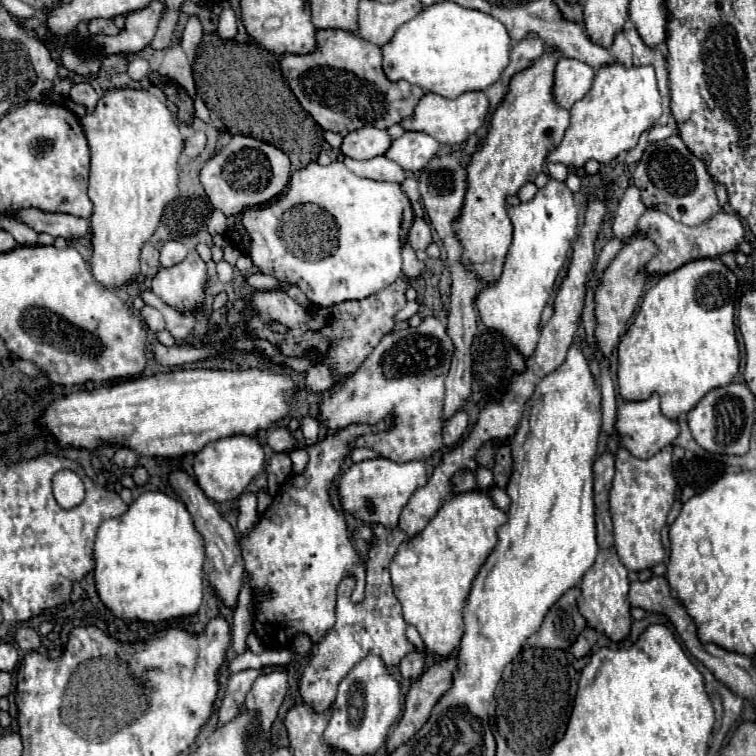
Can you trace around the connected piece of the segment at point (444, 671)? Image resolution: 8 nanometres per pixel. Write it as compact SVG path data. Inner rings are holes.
M447 658L441 662L431 664L419 680L415 680L409 688L409 694L405 698L405 710L397 726L387 738L387 752L397 750L401 744L405 744L417 730L423 728L423 724L429 720L431 710L435 702L451 688L453 672L457 670L457 658Z

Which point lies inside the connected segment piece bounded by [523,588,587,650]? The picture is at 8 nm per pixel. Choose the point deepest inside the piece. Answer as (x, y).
(563, 623)

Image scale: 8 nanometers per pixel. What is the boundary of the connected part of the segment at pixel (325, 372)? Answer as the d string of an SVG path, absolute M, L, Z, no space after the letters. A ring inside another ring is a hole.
M315 364L307 370L307 386L313 392L325 392L333 386L333 368L327 364Z

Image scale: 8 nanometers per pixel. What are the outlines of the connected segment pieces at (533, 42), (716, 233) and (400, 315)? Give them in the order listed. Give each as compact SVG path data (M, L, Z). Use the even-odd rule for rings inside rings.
M527 34L523 40L515 42L513 50L511 50L511 62L507 66L507 70L503 72L503 84L509 86L511 74L527 68L537 56L541 56L545 52L545 44L537 34Z
M649 208L649 210L641 216L641 220L639 220L639 224L637 224L637 232L643 234L643 236L649 236L649 238L655 240L655 244L659 246L659 254L645 266L645 270L647 270L649 276L673 272L673 270L681 268L683 264L687 264L687 262L691 262L691 260L715 258L715 256L721 256L721 254L725 254L725 252L737 252L739 244L747 240L745 226L741 224L741 220L739 220L737 216L731 216L731 214L725 214L725 212L715 214L715 218L711 218L711 220L705 222L705 224L685 226L685 224L673 220L671 216L667 216L665 212Z
M413 300L413 302L407 302L397 314L395 314L395 322L403 322L403 320L409 320L415 312L417 312L417 308L419 308L419 304Z

